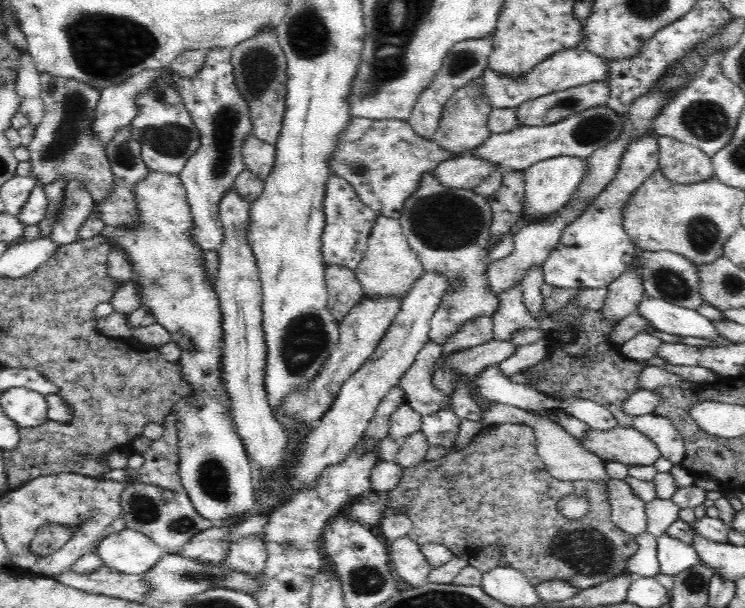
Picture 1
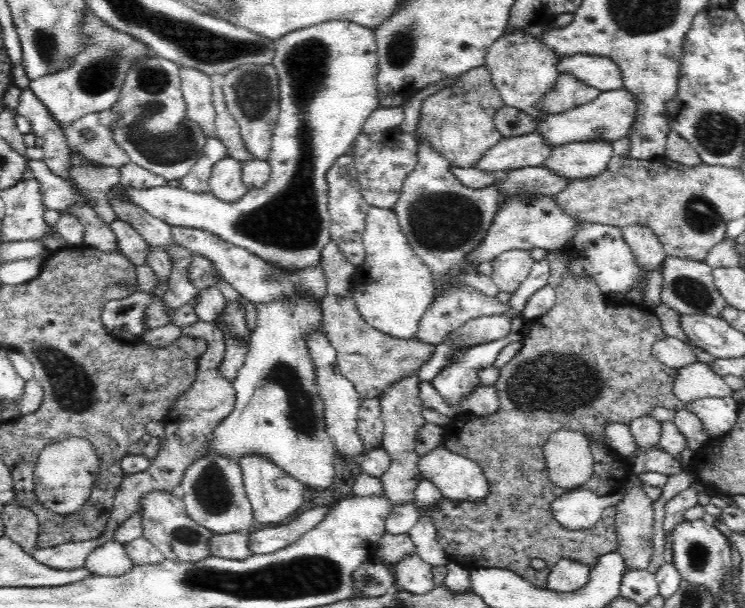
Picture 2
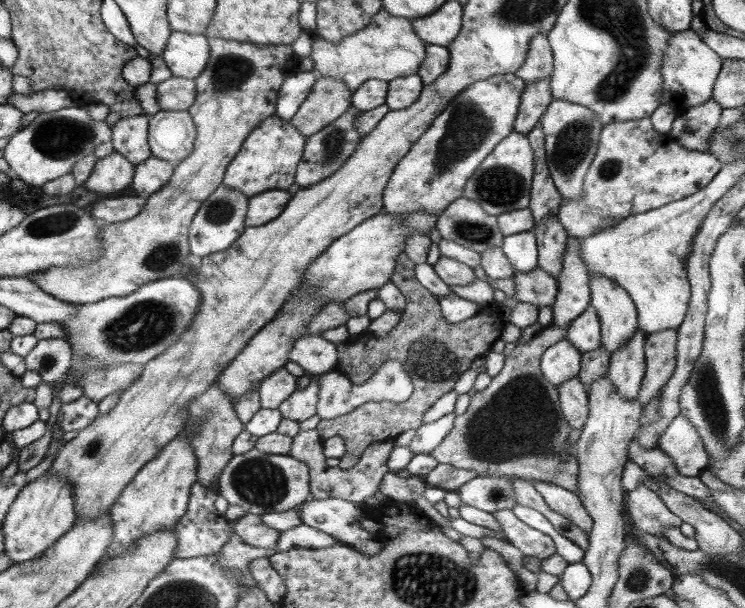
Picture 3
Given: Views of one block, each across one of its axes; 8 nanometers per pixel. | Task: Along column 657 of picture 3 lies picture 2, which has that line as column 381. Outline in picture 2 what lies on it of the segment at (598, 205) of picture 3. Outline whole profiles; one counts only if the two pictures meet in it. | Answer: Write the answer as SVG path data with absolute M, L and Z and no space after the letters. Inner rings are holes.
M392 127L377 133L360 133L353 142L353 161L364 199L371 207L393 209L398 203L406 177L417 162L418 143L413 133Z

